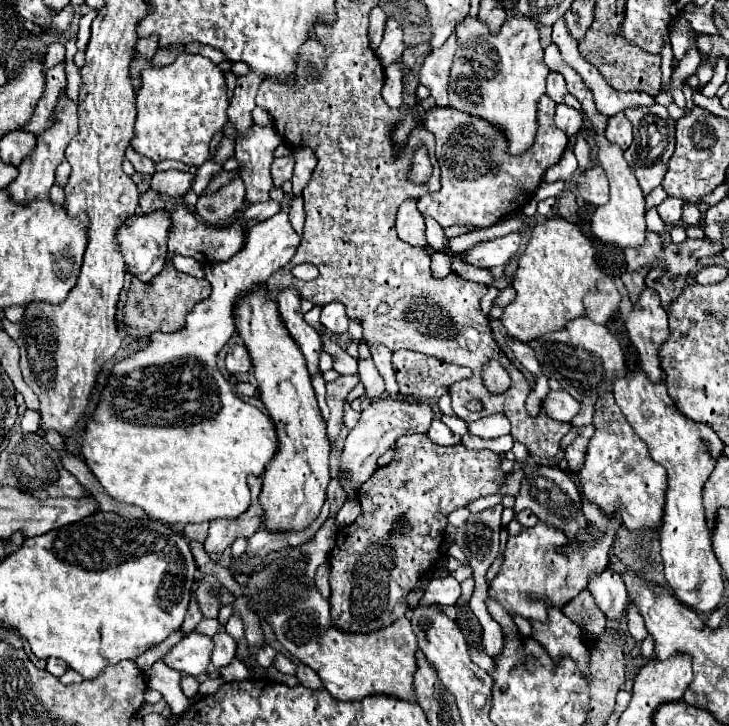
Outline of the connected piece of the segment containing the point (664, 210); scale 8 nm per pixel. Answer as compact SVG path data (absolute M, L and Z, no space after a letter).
M667 197L659 207L659 217L665 221L665 225L669 227L675 227L675 225L681 225L681 207L683 207L683 201L681 199L675 199L675 197Z

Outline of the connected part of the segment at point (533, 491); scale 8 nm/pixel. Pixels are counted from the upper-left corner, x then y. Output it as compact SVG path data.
M525 465L525 479L521 485L521 493L515 497L515 513L521 513L523 509L531 509L543 523L561 529L567 537L575 537L581 529L589 525L587 517L583 515L581 493L575 481L559 467Z

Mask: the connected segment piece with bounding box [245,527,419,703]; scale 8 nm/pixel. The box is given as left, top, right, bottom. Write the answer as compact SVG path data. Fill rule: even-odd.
M321 527L313 541L301 545L285 561L271 563L263 571L251 573L251 581L245 589L245 593L249 593L251 607L259 611L261 617L269 619L283 647L301 663L311 667L333 697L341 701L361 701L369 695L381 693L417 703L413 673L417 671L419 645L407 619L399 619L393 625L369 635L333 629L329 601L317 593L313 583L315 569L329 559L333 545L335 529Z

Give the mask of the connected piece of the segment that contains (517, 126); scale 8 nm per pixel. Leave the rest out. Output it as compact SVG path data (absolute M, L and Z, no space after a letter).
M513 17L507 19L497 35L491 35L487 27L477 19L465 19L455 27L459 37L459 49L455 55L455 63L451 67L451 79L449 79L449 103L453 109L459 109L463 113L481 117L483 121L489 121L493 127L499 127L501 133L507 139L507 153L519 155L531 149L535 135L537 135L537 101L545 93L545 81L549 75L549 69L543 65L543 49L539 45L539 33L533 21L529 17Z

